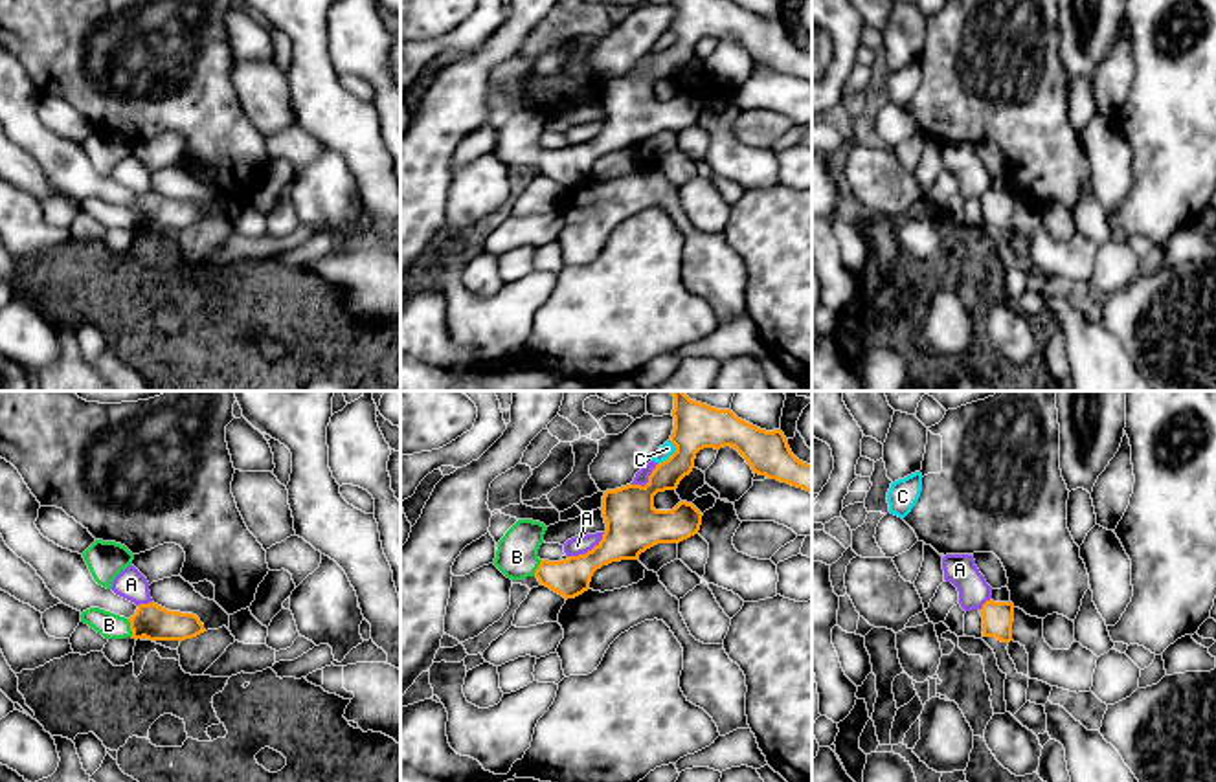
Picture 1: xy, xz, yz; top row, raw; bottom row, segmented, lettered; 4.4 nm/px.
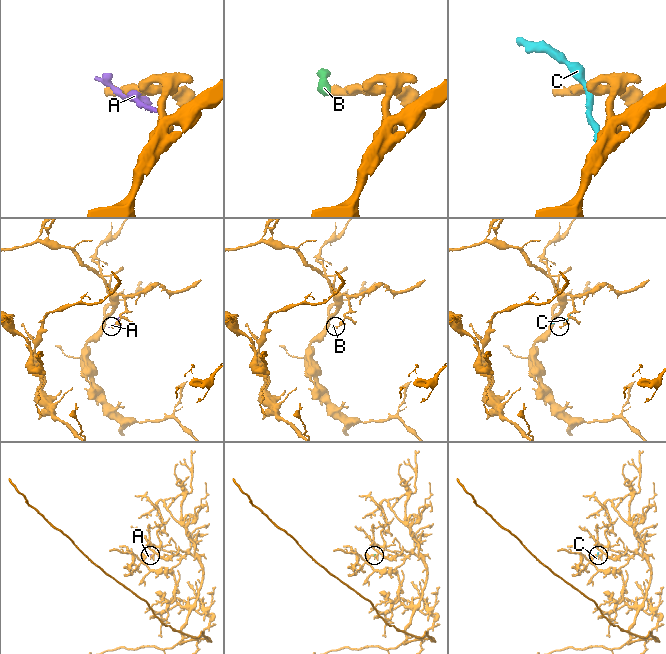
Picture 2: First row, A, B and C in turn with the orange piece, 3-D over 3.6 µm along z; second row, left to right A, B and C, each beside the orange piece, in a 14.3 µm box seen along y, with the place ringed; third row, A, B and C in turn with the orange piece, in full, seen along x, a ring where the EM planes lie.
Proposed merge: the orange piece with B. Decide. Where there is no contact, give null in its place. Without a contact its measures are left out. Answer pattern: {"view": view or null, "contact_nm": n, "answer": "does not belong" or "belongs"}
{"view": "xy", "contact_nm": 80, "answer": "belongs"}

